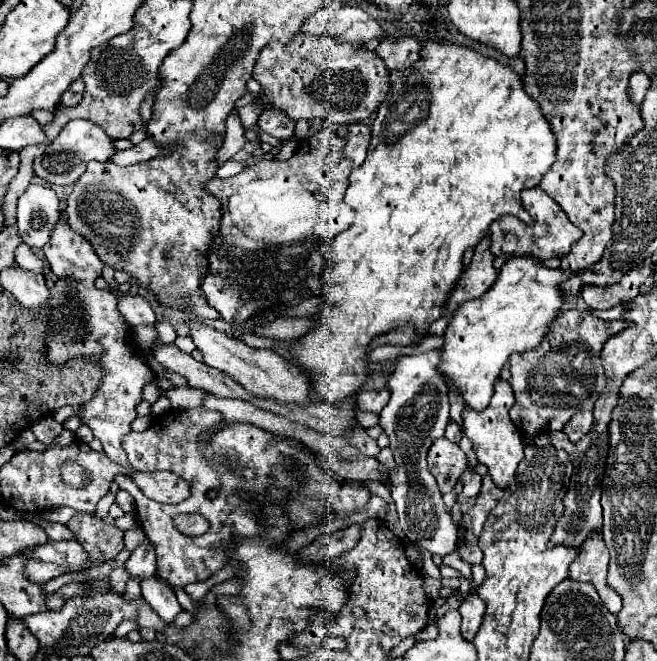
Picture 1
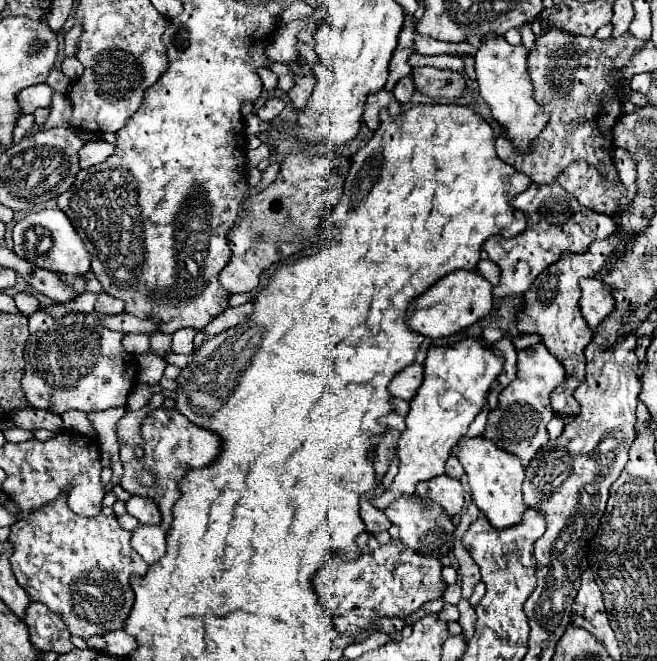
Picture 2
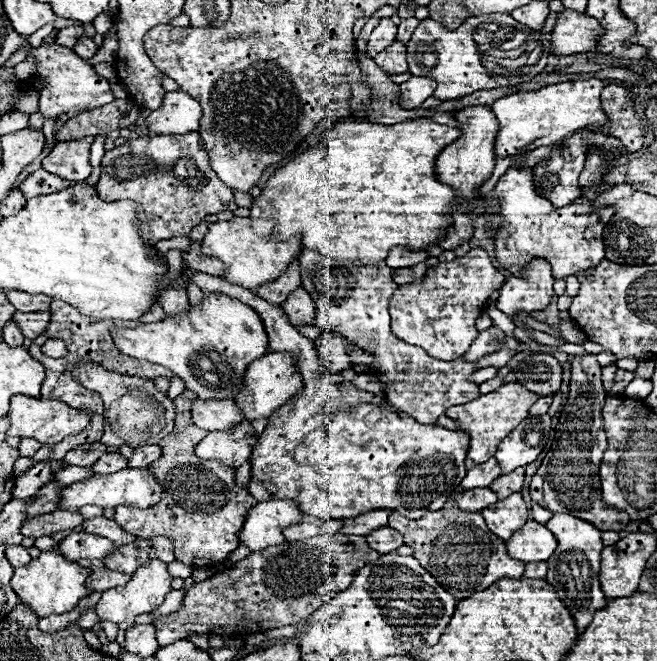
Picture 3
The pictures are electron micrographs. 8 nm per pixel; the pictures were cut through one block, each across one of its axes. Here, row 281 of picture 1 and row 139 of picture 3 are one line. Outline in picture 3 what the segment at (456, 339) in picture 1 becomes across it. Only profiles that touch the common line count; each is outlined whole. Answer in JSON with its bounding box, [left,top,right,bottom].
[492,78,608,156]

